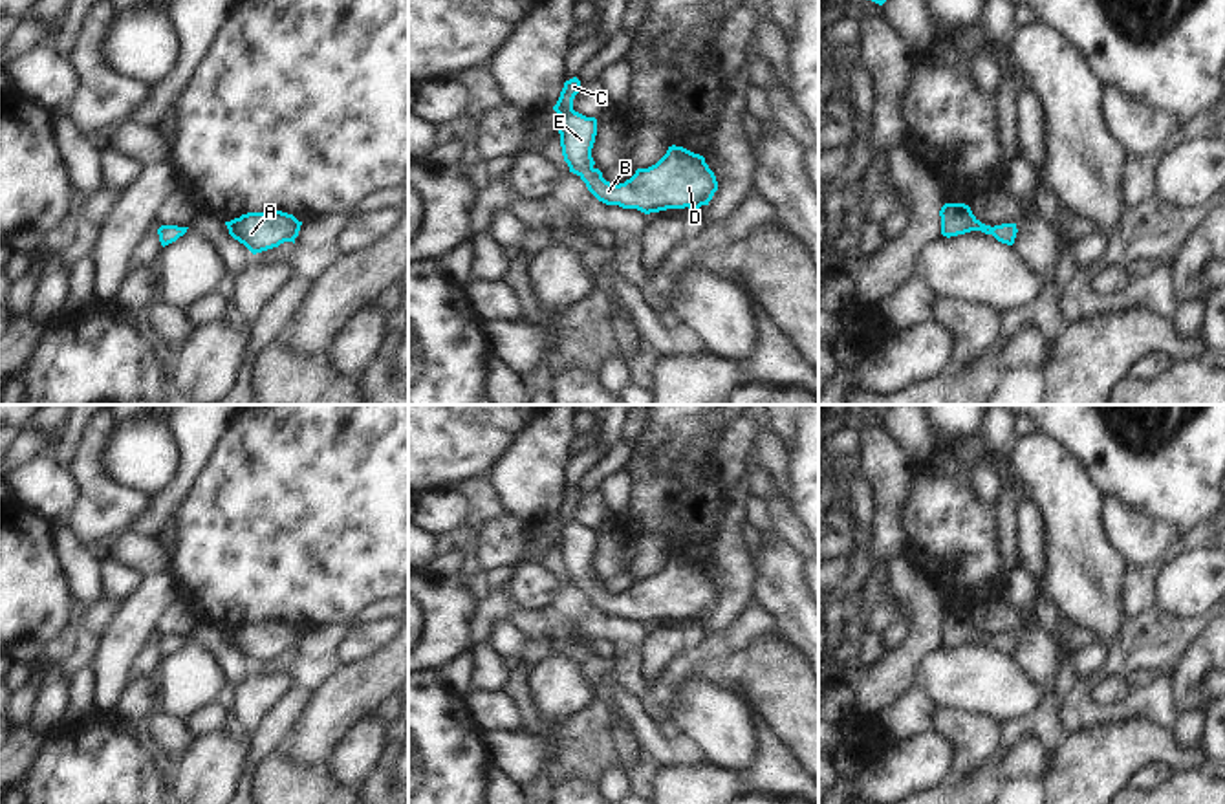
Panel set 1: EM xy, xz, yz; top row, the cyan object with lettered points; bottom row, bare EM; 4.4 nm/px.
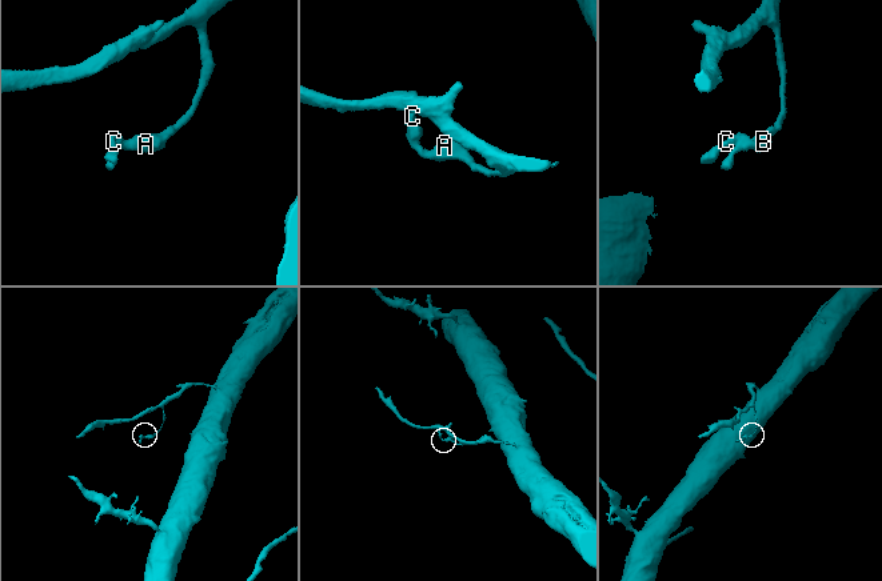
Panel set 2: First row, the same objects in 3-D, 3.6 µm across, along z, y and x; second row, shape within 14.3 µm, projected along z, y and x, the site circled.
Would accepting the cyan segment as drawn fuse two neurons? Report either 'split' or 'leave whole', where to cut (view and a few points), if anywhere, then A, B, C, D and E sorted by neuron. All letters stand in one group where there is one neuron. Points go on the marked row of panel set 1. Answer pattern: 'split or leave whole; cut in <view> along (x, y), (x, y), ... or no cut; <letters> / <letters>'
leave whole; no cut; A B C D E

